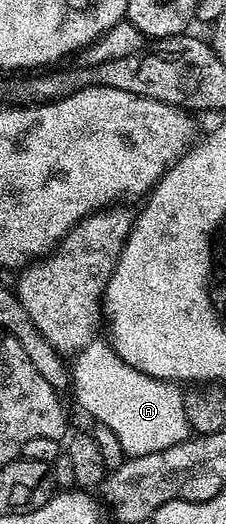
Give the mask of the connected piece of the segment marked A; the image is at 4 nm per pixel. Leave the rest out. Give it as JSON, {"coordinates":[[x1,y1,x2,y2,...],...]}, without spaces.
{"coordinates":[[90,342,73,356,73,391,79,405,91,415,95,424,112,429,129,458,170,448,185,441,191,434,192,428,186,419,182,400,183,392,175,384,153,379,123,363,109,342]]}

